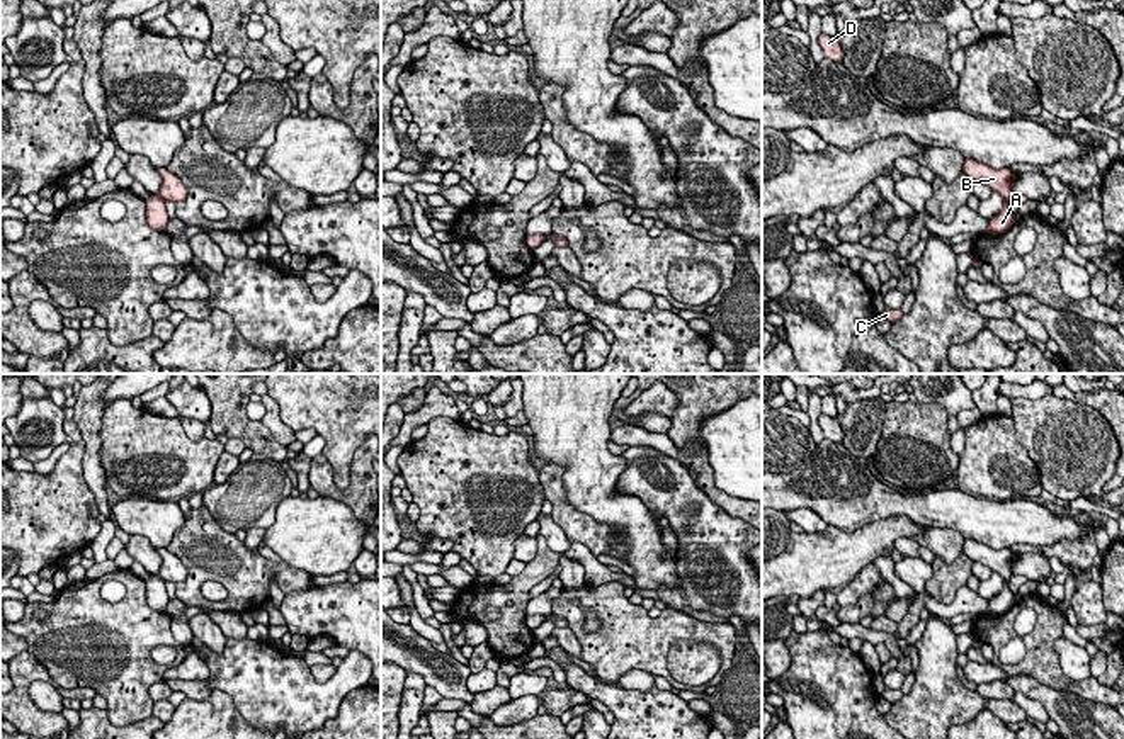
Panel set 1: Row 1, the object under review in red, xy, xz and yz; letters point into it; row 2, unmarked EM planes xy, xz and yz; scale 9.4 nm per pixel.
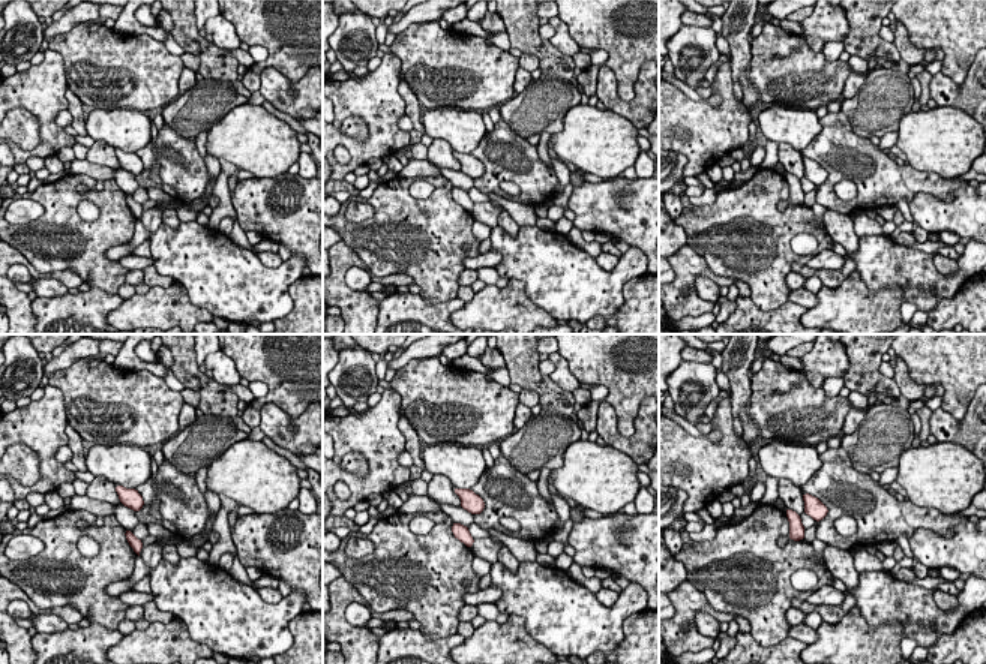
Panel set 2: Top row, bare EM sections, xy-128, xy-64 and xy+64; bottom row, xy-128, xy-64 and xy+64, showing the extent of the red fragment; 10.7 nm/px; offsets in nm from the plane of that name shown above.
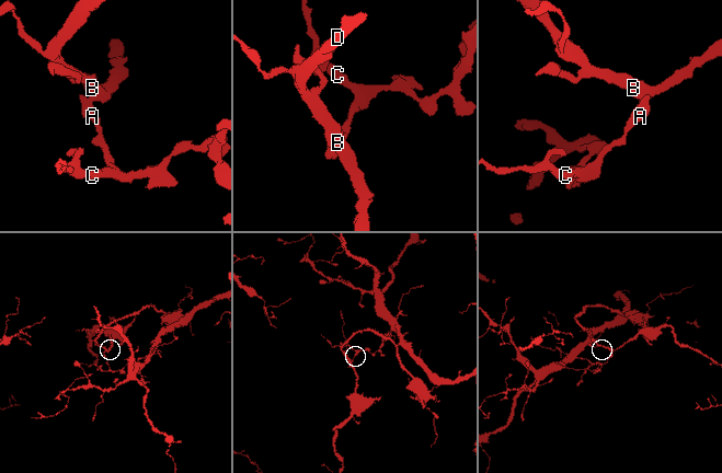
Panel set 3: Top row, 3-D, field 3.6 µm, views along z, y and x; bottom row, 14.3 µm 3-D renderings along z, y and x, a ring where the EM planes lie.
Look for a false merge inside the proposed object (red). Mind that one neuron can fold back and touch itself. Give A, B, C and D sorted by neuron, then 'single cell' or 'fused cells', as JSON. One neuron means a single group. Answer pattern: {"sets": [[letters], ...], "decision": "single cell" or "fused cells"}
{"sets": [["A", "C"], ["B", "D"]], "decision": "fused cells"}

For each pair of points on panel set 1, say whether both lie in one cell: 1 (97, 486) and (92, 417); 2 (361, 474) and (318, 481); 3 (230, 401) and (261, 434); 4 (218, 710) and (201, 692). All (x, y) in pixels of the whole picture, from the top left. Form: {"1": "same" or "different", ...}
{"1": "same", "2": "same", "3": "same", "4": "different"}

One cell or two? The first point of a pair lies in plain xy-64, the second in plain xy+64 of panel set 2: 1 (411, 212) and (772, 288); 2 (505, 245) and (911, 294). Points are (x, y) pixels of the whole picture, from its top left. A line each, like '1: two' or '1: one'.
1: one
2: one

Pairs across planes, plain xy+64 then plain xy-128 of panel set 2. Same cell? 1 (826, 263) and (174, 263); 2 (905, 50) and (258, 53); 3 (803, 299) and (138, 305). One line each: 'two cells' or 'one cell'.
1: two cells
2: two cells
3: two cells

